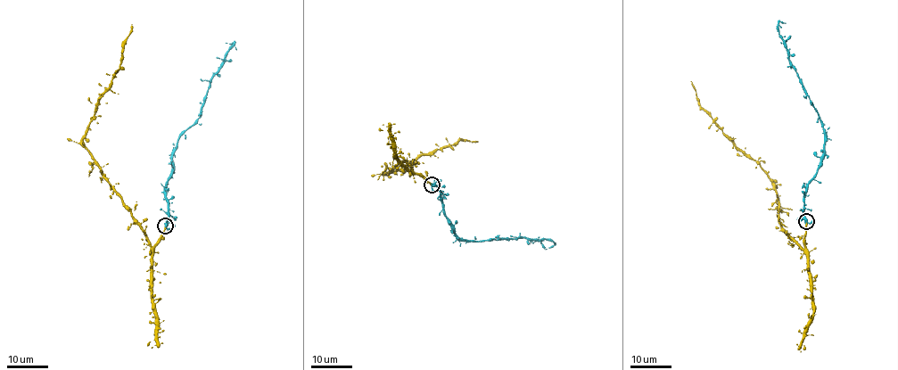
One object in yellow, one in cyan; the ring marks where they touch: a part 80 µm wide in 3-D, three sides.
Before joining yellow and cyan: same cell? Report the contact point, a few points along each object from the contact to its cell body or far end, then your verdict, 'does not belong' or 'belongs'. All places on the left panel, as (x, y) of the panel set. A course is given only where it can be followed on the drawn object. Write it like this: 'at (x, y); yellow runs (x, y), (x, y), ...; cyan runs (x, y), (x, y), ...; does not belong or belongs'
at (165, 226); yellow runs (164, 226), (161, 237), (151, 245), (82, 138), (121, 63), (131, 24); cyan runs (165, 225), (168, 217), (165, 189), (172, 168), (173, 149), (201, 116), (212, 76), (234, 43), (226, 43); belongs

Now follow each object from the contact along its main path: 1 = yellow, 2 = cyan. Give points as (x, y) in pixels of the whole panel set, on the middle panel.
1: (431, 184), (406, 162), (401, 161), (393, 171), (385, 172), (407, 167), (422, 155), (462, 139), (477, 141)
2: (432, 184), (442, 194), (445, 215), (459, 239), (469, 242), (522, 237), (552, 241), (555, 244), (546, 250)

